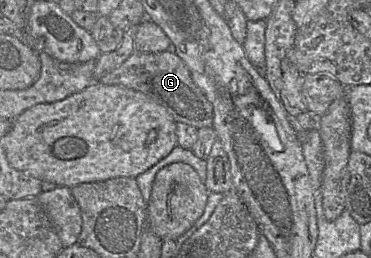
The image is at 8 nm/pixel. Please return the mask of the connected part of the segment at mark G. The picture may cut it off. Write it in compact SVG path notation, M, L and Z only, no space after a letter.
M134 51L122 65L108 72L98 82L106 85L123 85L143 92L164 106L176 122L189 124L196 128L213 127L212 103L193 81L186 63L173 52Z

